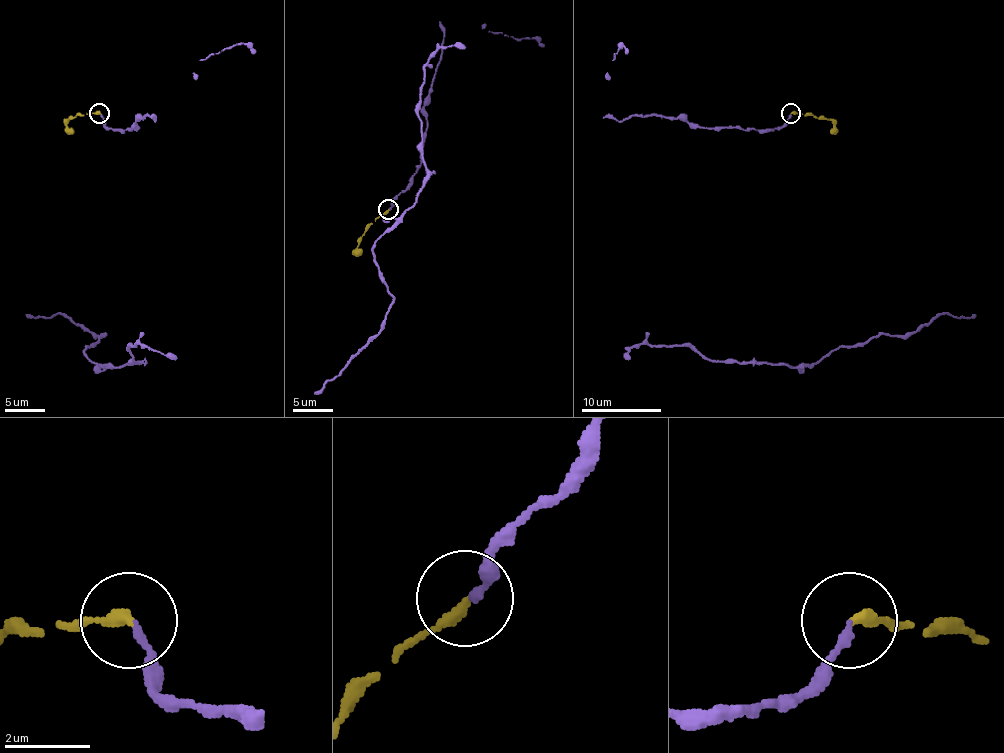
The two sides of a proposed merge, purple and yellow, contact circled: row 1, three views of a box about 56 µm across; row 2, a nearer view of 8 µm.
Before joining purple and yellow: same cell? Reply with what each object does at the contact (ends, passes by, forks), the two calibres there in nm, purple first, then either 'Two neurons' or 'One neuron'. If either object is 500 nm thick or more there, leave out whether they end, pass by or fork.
At the ring purple ends. At the ring yellow ends. Thickness 170 nm (purple) against 280 nm. One neuron

